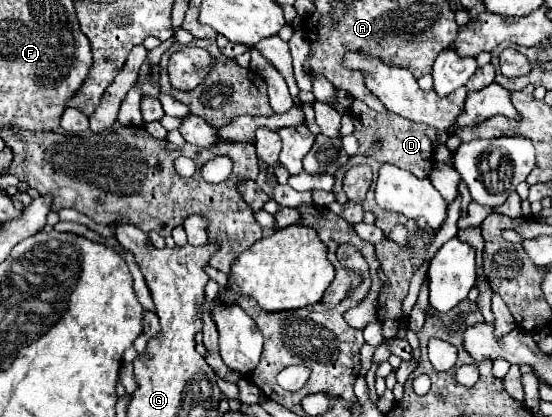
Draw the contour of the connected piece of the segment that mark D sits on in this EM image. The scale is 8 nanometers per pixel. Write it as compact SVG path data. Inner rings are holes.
M358 99L352 105L352 121L354 121L354 137L358 139L360 147L358 147L358 153L348 159L346 167L366 163L366 165L372 167L372 171L376 175L380 165L390 163L390 165L396 165L400 169L410 171L416 177L428 177L432 173L432 169L434 169L432 139L436 135L434 127L424 125L424 123L408 121L408 119L404 119L400 115L394 115L390 111L388 113L386 111L376 113ZM376 143L380 143L380 149L376 149Z

